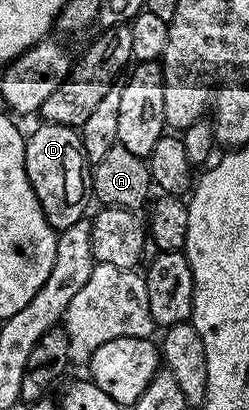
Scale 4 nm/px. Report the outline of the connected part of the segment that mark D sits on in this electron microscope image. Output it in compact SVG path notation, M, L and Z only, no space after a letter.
M40 124L40 127L31 135L27 135L24 143L24 155L26 156L26 176L30 176L30 184L40 201L42 212L46 220L52 225L52 229L59 232L70 228L70 224L78 224L85 217L84 209L90 202L90 163L84 149L82 140L75 126L63 126L62 124Z

